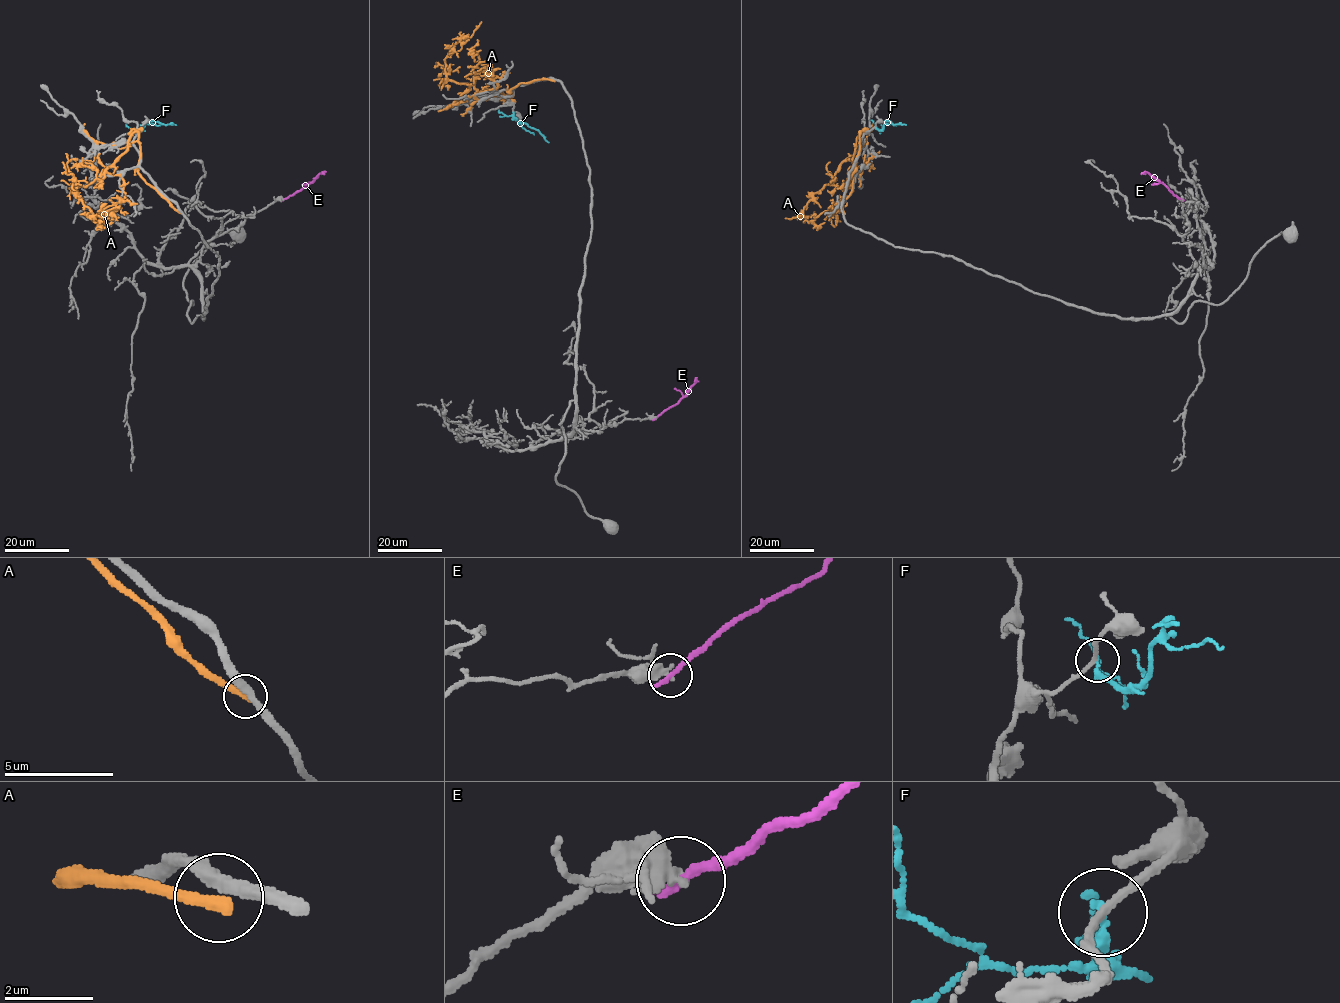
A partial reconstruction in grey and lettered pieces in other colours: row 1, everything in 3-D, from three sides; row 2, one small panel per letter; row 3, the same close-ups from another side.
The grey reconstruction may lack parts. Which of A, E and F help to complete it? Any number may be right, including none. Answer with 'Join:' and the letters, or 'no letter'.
Join: no letter

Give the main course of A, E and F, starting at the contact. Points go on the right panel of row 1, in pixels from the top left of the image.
A: (843, 213), (860, 131), (854, 176), (846, 186), (825, 185), (803, 215), (785, 218)
E: (1181, 200), (1147, 172), (1141, 174)
F: (876, 126), (882, 130), (886, 121), (906, 125)

